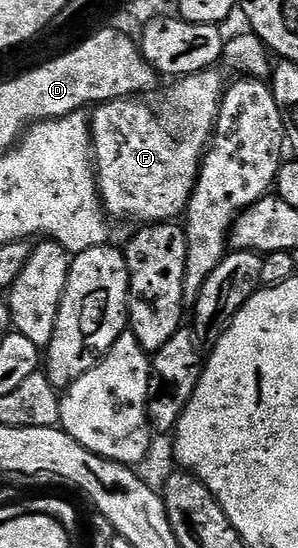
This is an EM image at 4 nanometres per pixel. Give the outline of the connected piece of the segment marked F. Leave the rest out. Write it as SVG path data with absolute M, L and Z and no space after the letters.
M207 70L196 76L184 76L166 100L182 112L182 132L174 133L160 117L154 113L152 105L146 98L123 98L105 101L93 109L90 120L90 138L92 155L96 161L98 191L100 199L109 215L123 216L126 220L139 220L139 225L164 224L174 222L185 213L192 190L198 181L198 174L208 145L216 132L218 111L224 95L223 73L218 70Z

